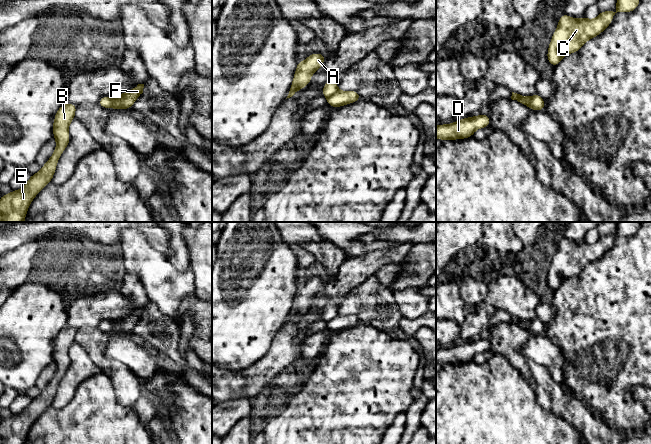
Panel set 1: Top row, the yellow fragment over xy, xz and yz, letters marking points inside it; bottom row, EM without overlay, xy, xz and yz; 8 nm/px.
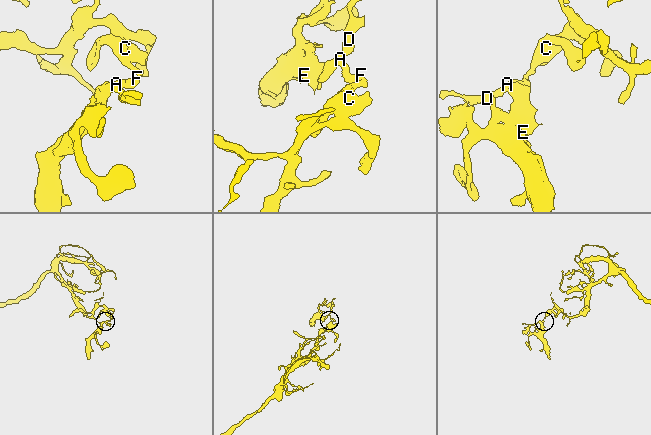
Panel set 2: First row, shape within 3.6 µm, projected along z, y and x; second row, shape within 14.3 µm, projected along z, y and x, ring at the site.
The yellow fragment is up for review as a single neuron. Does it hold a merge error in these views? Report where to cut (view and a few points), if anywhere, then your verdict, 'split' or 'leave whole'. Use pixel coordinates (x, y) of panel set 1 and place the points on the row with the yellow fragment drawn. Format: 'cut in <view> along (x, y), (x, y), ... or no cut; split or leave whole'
cut in xz along (338, 90), (327, 98); split

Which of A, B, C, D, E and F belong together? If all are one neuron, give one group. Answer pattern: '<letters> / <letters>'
A B D E / C F

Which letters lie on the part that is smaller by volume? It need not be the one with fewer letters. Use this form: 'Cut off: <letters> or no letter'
Cut off: A, B, D, E

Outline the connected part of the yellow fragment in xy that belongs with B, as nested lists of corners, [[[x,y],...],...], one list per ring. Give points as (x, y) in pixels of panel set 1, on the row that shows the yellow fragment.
[[[65,103],[54,114],[52,123],[56,148],[40,170],[29,176],[28,182],[18,190],[0,198],[0,222],[24,222],[31,202],[52,181],[60,156],[70,142],[69,125],[75,119],[76,104]]]

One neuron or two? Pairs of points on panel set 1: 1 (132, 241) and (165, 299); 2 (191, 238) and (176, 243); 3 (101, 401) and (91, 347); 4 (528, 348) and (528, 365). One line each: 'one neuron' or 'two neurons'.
1: one neuron
2: two neurons
3: two neurons
4: two neurons

